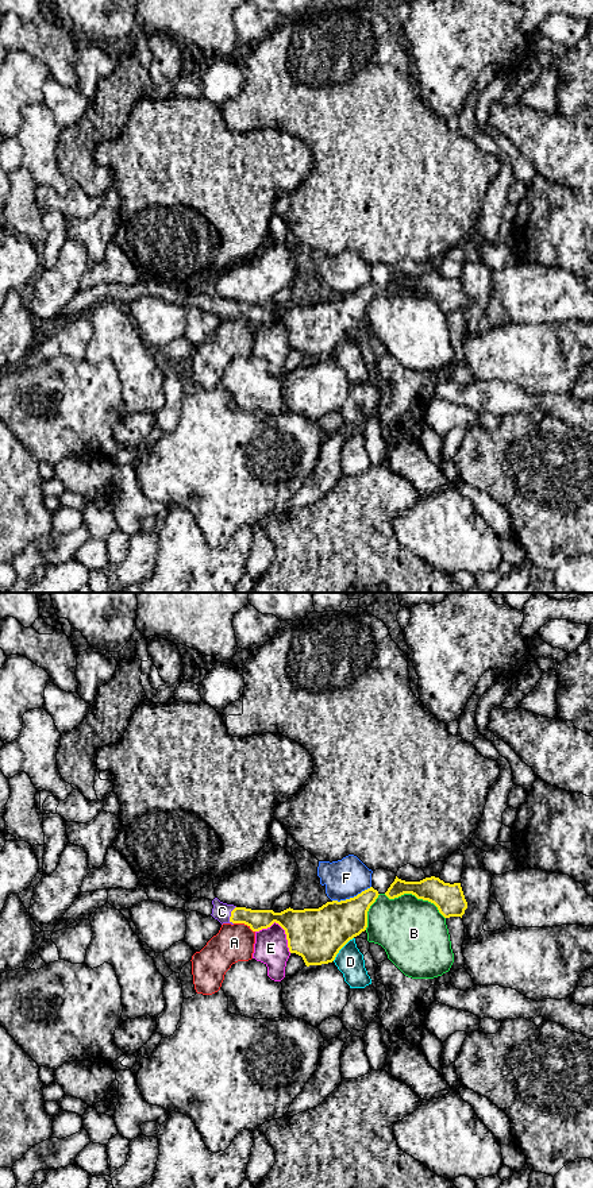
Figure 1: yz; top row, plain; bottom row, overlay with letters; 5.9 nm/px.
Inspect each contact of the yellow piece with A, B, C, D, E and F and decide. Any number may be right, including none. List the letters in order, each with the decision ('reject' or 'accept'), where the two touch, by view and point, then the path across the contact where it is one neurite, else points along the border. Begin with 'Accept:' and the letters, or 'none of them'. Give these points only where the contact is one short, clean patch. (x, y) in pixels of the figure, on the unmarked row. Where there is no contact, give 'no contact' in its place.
Accept: C
A: reject | yz (245, 319) | along yz (234, 317), (242, 317), (254, 327)
B: reject | yz (416, 292)
C: accept | yz (231, 311) | across yz (257, 315), (246, 311), (231, 311), (222, 307)
D: reject | yz (341, 343) | along yz (353, 332), (332, 355)
E: reject | yz (281, 321)
F: reject | yz (351, 293) | along yz (370, 281), (353, 292), (332, 296)

